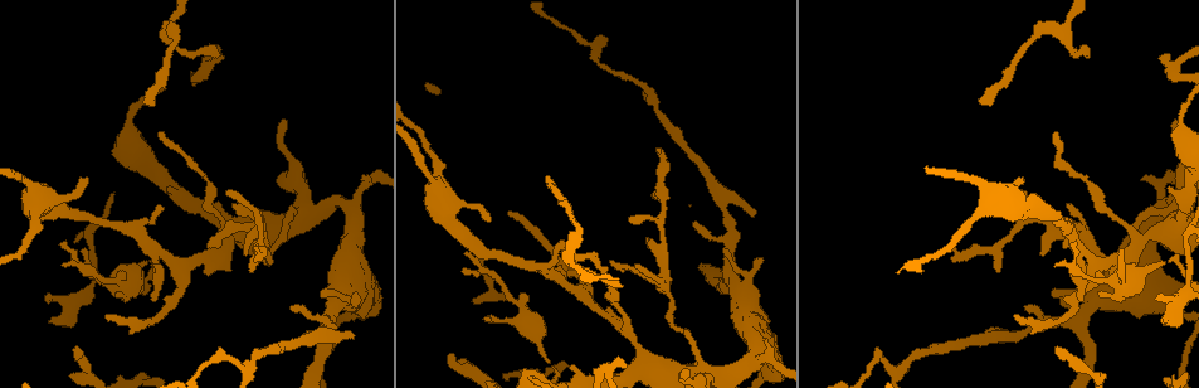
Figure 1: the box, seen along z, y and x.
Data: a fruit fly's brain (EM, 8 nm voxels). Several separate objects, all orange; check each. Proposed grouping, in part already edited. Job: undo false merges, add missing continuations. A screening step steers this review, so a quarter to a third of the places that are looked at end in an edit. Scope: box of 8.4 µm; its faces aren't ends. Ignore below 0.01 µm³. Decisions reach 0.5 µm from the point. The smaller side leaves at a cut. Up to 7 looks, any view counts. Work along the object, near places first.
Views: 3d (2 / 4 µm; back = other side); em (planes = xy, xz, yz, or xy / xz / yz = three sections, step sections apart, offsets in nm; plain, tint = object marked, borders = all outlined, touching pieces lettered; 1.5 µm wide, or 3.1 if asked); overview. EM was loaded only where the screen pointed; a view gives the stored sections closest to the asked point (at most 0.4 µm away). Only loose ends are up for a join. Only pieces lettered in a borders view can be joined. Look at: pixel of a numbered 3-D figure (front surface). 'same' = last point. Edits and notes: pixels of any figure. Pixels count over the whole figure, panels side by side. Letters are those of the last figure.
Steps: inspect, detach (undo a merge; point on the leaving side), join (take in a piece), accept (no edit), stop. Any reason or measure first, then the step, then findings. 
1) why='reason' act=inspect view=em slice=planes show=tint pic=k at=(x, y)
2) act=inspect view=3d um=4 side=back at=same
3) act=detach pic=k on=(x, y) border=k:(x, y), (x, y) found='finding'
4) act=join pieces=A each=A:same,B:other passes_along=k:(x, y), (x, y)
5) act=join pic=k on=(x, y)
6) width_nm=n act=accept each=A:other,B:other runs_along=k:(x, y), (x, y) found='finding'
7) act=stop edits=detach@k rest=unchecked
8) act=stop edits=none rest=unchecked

why='tapers out' act=inspect view=3d um=4 pic=1 at=(1053, 132)

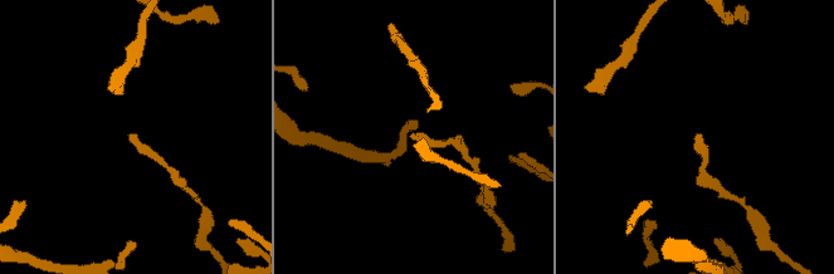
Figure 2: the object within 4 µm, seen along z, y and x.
act=inspect view=em slice=yz step=8 show=borders pic=2 at=(700, 135)

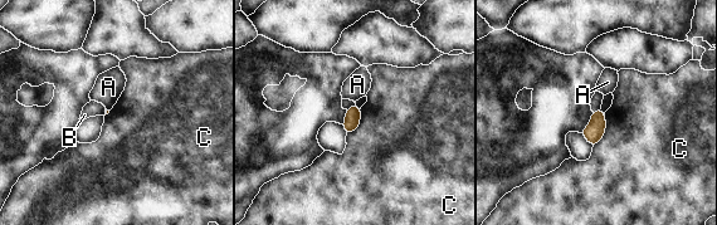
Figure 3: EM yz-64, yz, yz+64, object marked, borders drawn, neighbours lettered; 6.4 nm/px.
act=accept each=A:other,B:other,C:other border=3:(355, 103), (346, 109) found='no lettered piece goes on from it'

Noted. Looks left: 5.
act=inspect view=em slice=xy step=8 show=borders pic=1 at=(1076, 297)

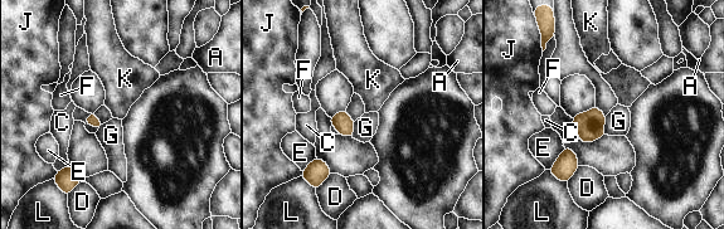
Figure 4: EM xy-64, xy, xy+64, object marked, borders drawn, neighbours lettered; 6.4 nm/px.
why='another direction' act=inspect view=em slice=planes show=borders at=same

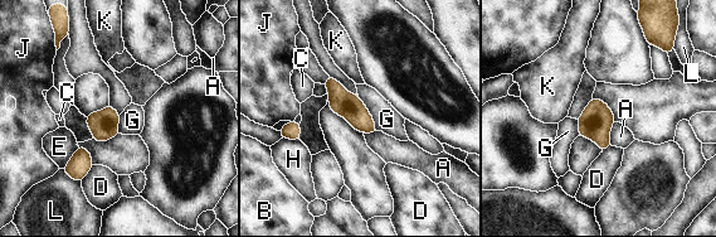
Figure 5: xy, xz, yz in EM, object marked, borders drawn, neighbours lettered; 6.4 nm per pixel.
width_nm=160 act=accept each=A:other,B:other,C:other,D:other,E:other,G:other,H:other,J:other,K:other,L:other border=5:(358, 96), (379, 130) found='one neuron here'

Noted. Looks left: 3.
why='branch stops here' act=inspect view=em slice=planes show=borders pic=1 at=(1163, 319)

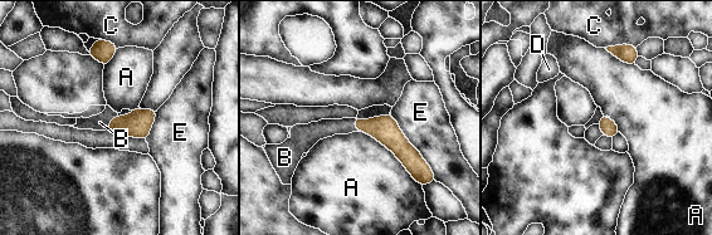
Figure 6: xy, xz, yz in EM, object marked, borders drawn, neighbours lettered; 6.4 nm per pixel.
act=join pieces=B each=A:other,B:same,C:other,D:other,E:other passes_along=6:(136, 125), (111, 121), (100, 122) found='the neuron continues'

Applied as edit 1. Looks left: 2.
act=stop edits=join@6 rest=unchecked

